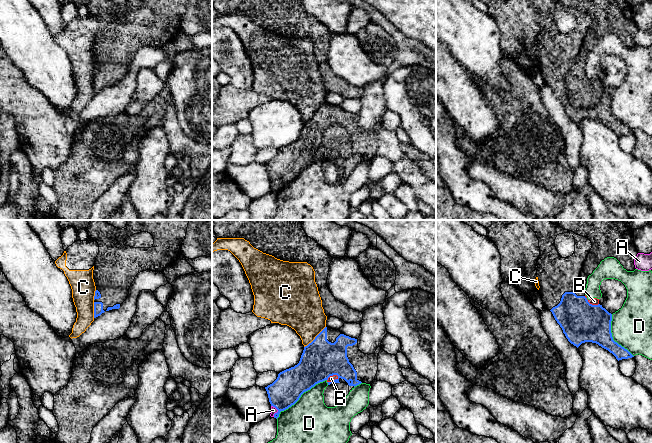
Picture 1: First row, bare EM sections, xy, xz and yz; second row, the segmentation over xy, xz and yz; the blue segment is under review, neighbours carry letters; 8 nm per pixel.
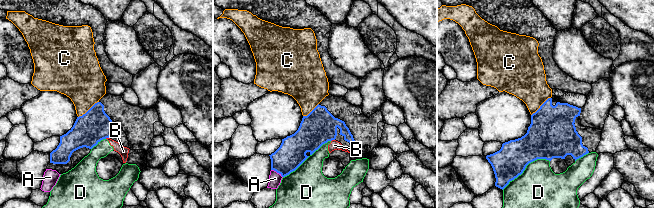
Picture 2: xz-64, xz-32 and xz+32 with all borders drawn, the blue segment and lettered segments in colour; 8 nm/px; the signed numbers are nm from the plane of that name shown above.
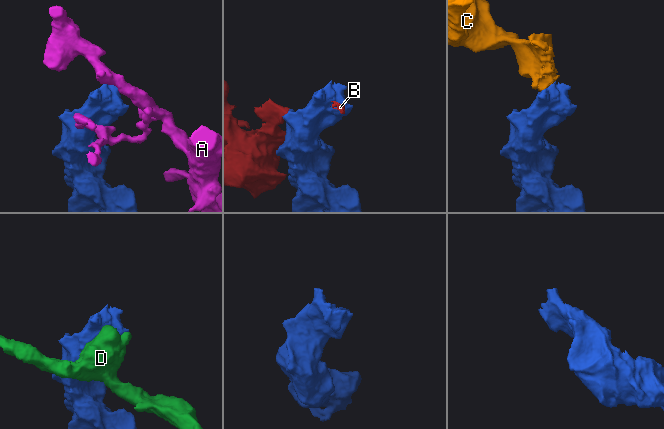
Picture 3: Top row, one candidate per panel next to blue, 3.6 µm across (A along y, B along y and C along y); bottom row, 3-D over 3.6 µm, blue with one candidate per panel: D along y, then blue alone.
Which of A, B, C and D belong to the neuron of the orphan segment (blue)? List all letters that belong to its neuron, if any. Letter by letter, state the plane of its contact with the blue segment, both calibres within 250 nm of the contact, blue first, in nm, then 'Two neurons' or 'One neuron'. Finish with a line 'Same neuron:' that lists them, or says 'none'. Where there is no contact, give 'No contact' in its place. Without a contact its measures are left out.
A: Touches blue in xz. Thickness 240 nm (blue) against 50 nm. Two neurons
B: Touches blue in yz. Thickness 320 nm (blue) against 60 nm. Two neurons
C: Touches blue in xz. Thickness 300 nm (blue) against 320 nm. Two neurons
D: Touches blue in xz. Thickness 260 nm (blue) against 420 nm. Two neurons
Same neuron: none

